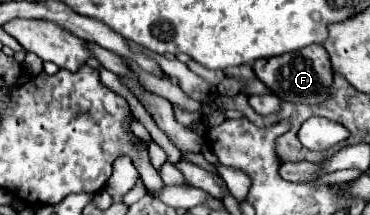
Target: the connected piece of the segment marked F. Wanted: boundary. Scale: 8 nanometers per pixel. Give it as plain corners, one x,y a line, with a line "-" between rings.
312,44
296,52
288,52
282,56
272,56
266,60
254,62
256,76
282,100
288,102
302,102
302,104
320,104
330,96
330,82
332,82
332,66
328,54
322,46

